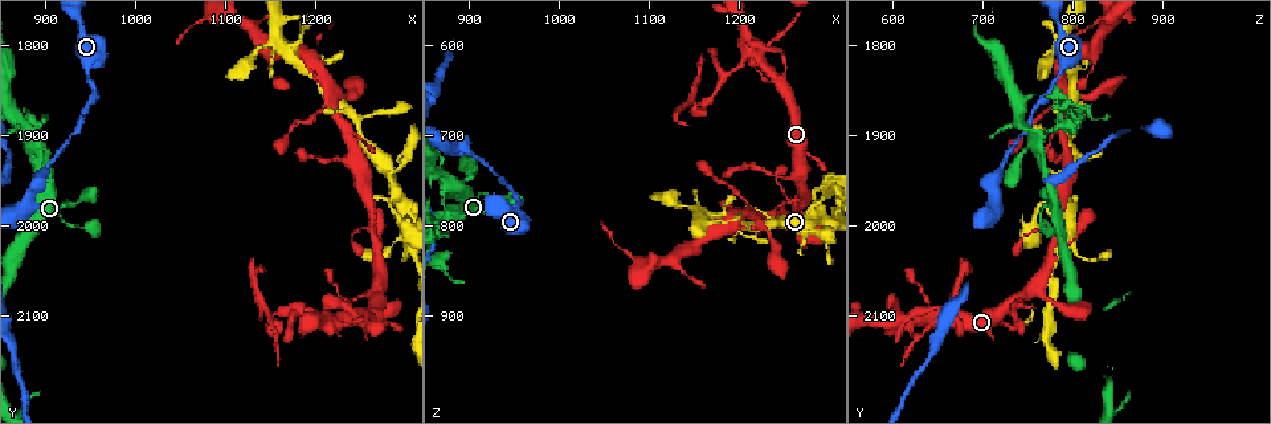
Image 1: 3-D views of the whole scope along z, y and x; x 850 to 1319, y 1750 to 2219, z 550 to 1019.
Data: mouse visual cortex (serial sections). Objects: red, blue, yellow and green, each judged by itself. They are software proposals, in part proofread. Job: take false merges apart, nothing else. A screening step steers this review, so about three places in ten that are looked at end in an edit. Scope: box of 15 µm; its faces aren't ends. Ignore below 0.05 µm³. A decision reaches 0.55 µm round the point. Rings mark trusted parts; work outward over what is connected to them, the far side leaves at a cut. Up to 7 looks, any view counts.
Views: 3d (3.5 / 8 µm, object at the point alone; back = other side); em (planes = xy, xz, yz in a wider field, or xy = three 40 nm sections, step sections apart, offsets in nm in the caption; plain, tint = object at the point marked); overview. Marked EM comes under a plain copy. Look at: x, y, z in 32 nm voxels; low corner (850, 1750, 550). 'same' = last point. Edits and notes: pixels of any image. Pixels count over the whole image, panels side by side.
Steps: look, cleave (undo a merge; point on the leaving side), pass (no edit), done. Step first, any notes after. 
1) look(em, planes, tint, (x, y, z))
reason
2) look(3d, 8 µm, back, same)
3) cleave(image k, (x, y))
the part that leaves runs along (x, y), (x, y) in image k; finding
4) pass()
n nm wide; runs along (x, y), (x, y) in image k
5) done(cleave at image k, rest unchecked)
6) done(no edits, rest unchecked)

look(3d, 3.5 µm, (1215, 1865, 790))
abrupt turn

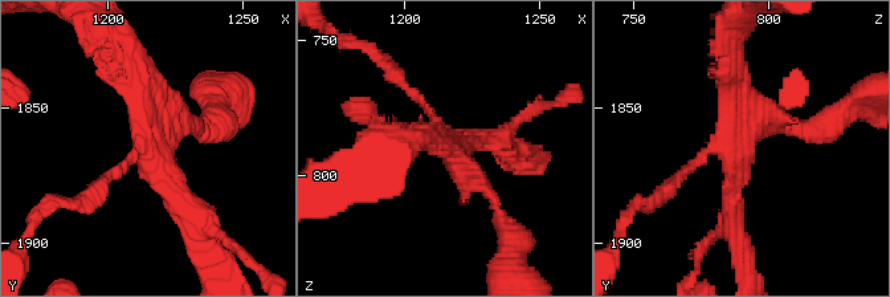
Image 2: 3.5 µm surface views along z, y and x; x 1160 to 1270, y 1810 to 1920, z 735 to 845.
look(em, xy, step 3, tint, (1217, 1865, 788))
shape alone is not enough

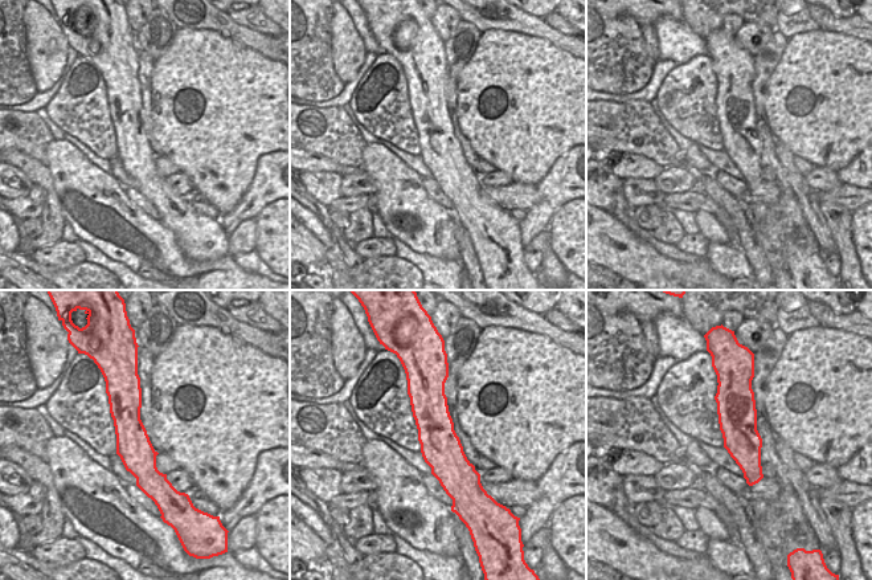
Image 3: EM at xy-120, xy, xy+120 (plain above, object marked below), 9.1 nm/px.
pass()
380 nm wide; runs along (430, 382), (430, 412), (455, 493) in image 3; all the same cell

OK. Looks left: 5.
look(3d, 3.5 µm, (1290, 1960, 780))
four or more arms meet

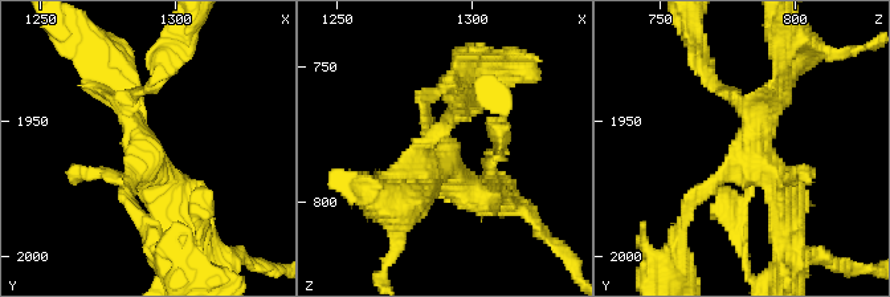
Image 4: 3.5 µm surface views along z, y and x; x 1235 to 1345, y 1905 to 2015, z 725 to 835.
look(em, xy, step 3, tint, (1288, 1962, 784))

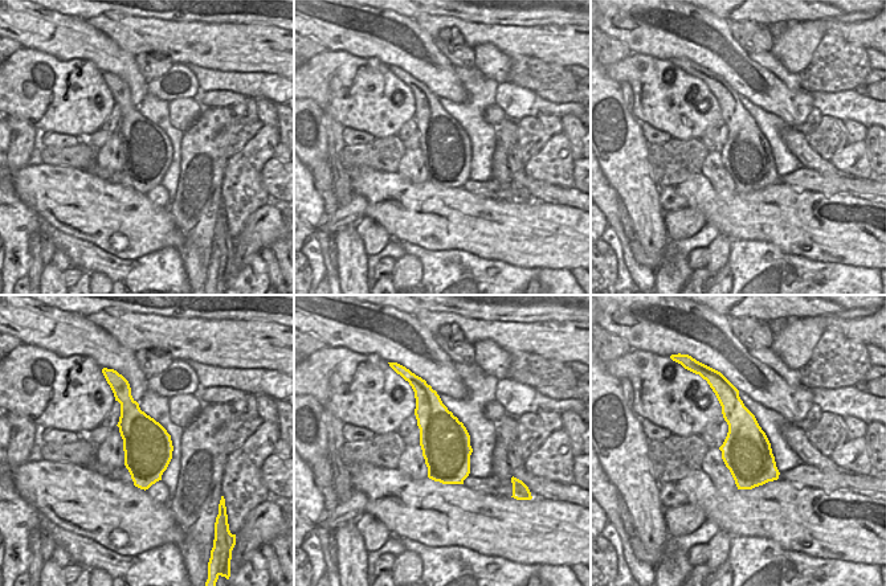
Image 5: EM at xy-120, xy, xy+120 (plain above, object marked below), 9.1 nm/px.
pass()
continuous, no second cell

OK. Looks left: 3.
look(3d, 3.5 µm, (1245, 2080, 750))
calibre changes

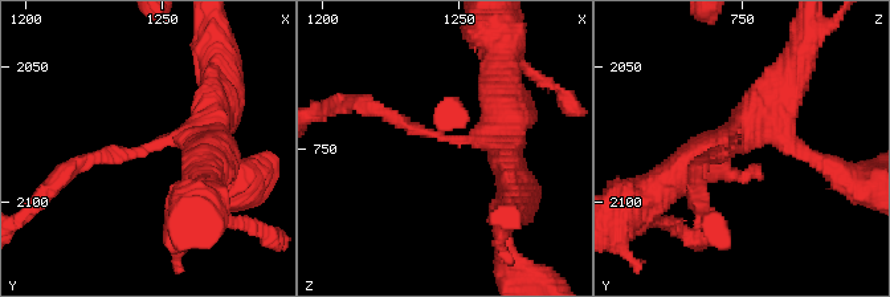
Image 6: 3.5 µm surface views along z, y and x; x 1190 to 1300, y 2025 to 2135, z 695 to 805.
look(em, xy, step 5, tint, (1244, 2079, 748))
shape alone is not enough

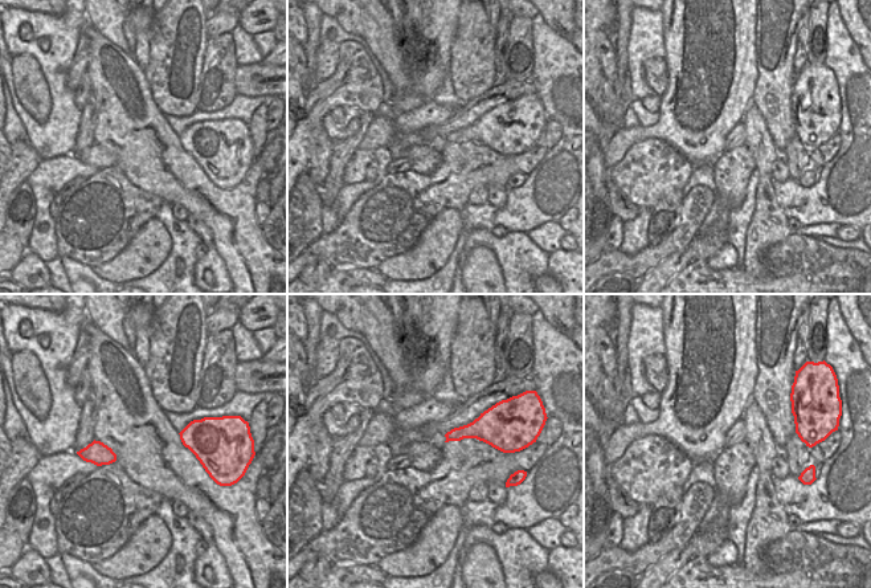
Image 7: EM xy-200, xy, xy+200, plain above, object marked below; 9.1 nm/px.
pass()
arms of 150, 450 nm; runs along (209, 158), (168, 138), (72, 166) in image 6; all the same cell

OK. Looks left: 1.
done(no edits, rest unchecked)

